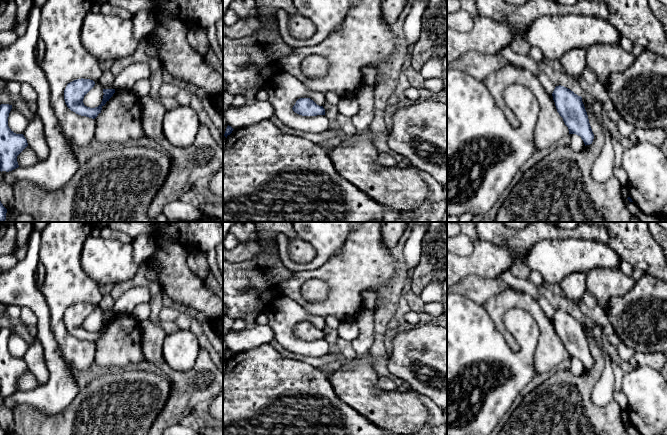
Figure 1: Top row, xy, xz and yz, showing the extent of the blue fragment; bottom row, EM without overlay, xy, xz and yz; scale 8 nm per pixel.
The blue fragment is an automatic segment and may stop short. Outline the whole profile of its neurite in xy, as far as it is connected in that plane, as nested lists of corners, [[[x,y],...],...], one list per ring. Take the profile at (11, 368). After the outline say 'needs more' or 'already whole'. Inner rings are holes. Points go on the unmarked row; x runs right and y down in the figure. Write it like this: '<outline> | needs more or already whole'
[[[0,329],[0,395],[12,395],[19,391],[17,380],[28,370],[23,358],[14,357],[8,350],[12,329]]] | already whole

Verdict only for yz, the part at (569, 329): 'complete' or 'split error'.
complete

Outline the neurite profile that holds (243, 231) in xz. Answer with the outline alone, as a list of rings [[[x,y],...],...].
[[[237,222],[229,233],[236,237],[238,244],[245,243],[255,236],[256,225],[254,222]]]

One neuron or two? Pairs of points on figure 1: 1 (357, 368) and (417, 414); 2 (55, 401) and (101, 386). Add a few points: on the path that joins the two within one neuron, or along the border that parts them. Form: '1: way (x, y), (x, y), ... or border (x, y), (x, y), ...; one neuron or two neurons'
1: way (367, 385), (392, 410), (400, 412); one neuron
2: border (80, 390), (73, 400), (60, 411); two neurons

